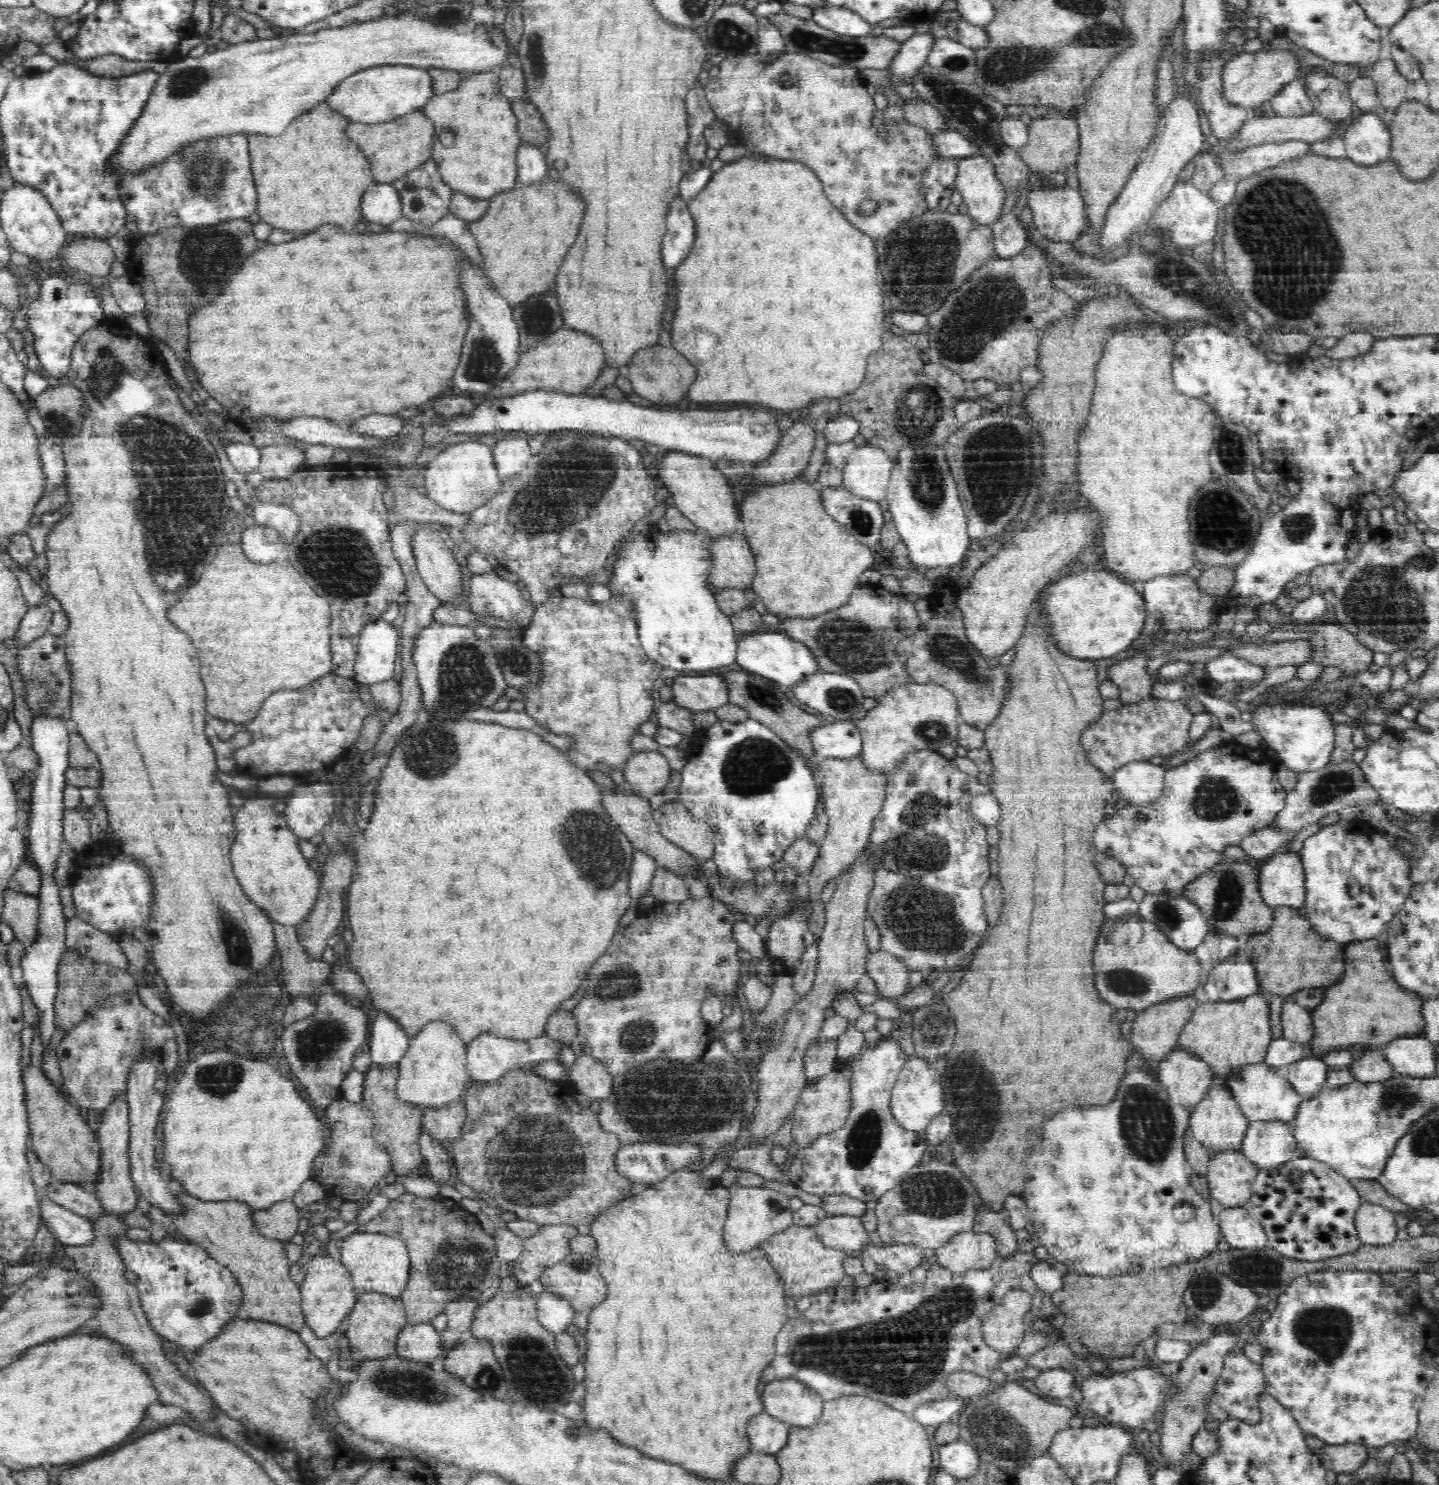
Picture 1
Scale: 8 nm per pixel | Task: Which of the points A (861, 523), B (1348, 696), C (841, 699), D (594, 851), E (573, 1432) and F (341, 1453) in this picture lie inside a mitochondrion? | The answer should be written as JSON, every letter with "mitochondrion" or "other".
{"A":"mitochondrion","B":"other","C":"mitochondrion","D":"mitochondrion","E":"mitochondrion","F":"other"}

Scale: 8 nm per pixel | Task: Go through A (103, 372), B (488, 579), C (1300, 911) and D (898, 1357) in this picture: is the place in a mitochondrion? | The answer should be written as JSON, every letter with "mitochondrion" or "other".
{"A":"mitochondrion","B":"other","C":"other","D":"mitochondrion"}

